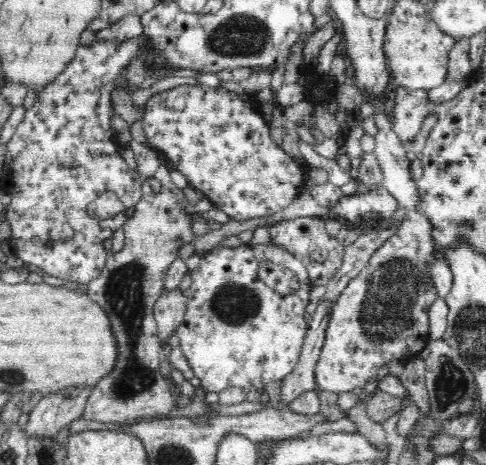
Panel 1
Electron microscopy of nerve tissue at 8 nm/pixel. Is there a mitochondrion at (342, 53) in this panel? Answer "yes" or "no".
no

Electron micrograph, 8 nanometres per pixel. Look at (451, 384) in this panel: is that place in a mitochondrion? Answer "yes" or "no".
yes

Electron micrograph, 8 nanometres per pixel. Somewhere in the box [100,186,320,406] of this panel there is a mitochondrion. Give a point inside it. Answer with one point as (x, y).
(236, 305)

